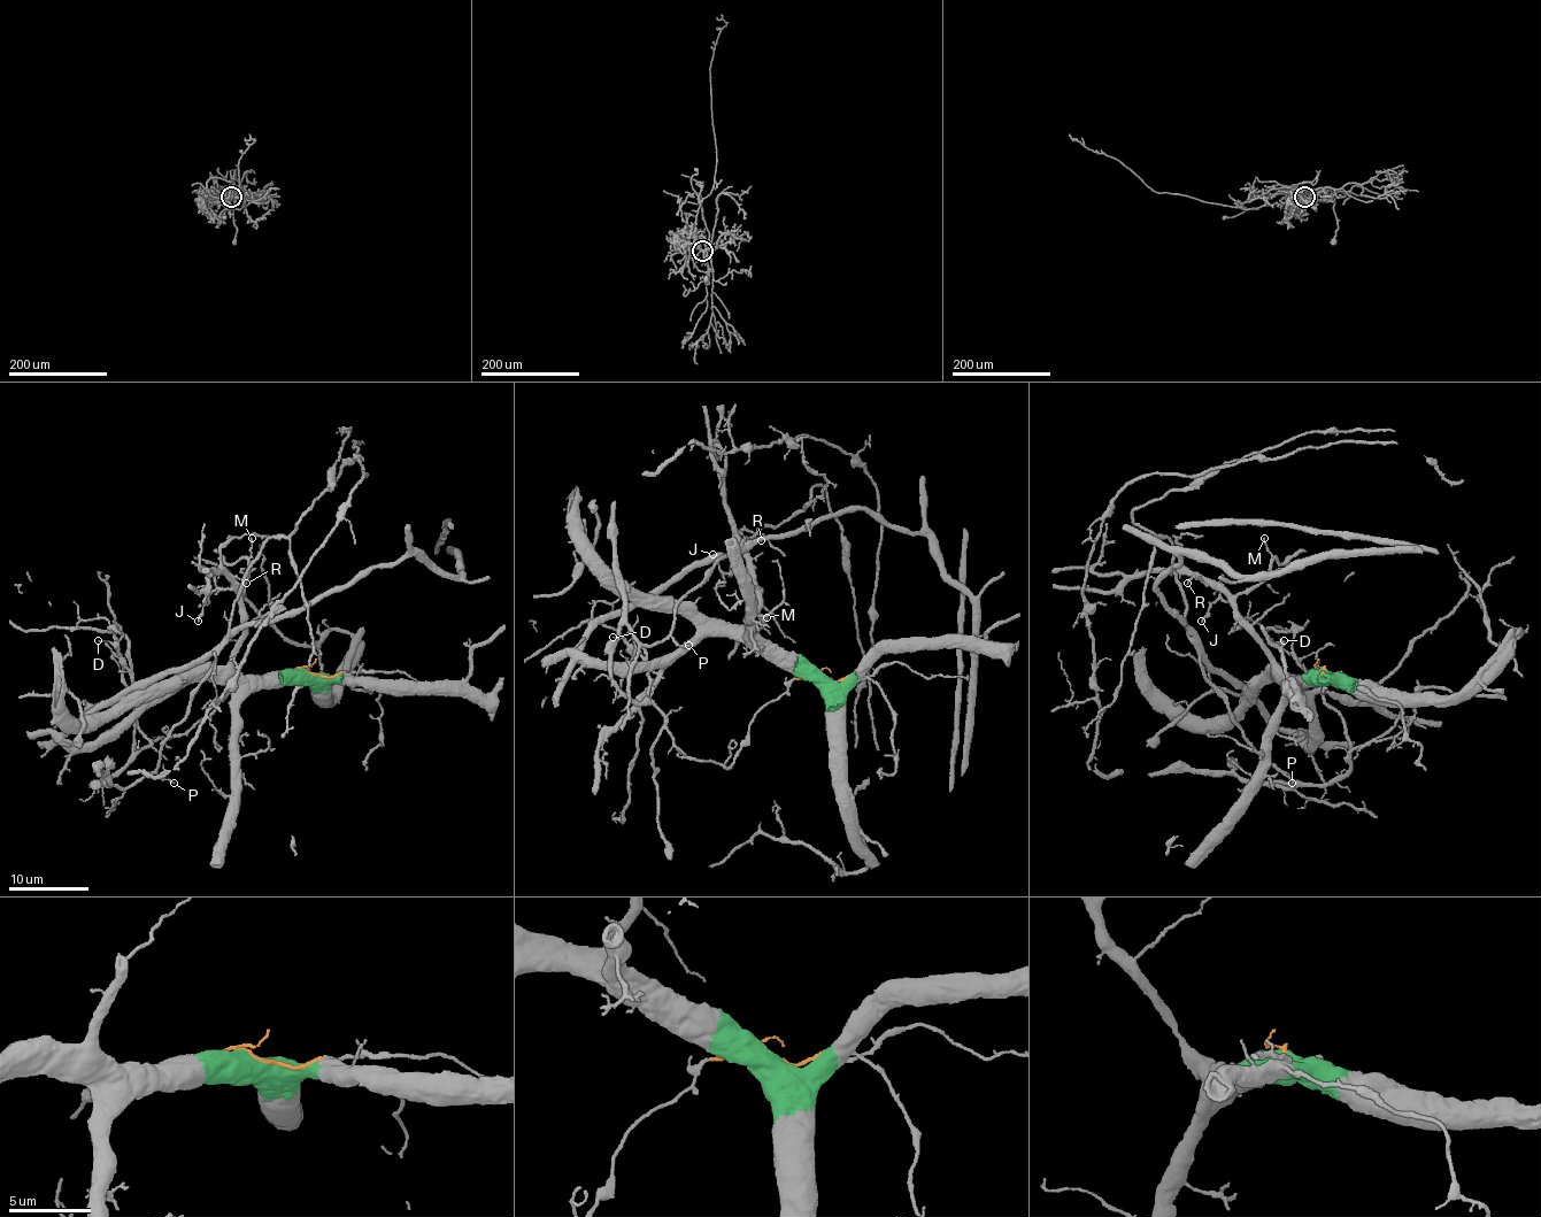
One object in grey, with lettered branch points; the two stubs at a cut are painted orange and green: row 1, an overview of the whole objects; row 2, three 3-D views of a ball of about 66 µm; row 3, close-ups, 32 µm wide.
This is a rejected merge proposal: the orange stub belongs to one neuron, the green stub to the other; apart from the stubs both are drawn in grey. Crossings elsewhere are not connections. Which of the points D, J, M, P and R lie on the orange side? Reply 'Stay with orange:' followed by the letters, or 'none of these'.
Stay with orange: P

